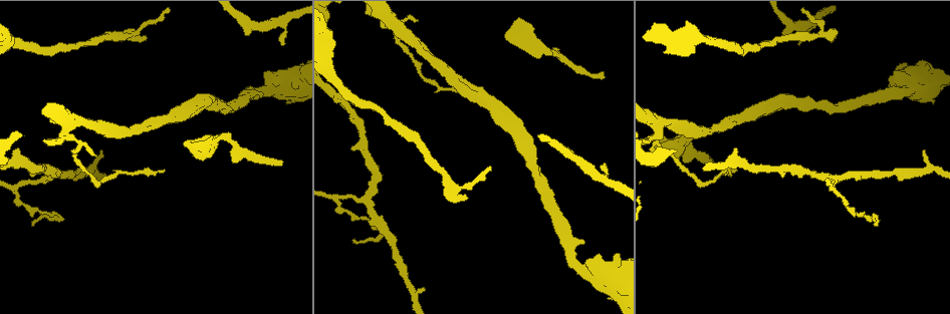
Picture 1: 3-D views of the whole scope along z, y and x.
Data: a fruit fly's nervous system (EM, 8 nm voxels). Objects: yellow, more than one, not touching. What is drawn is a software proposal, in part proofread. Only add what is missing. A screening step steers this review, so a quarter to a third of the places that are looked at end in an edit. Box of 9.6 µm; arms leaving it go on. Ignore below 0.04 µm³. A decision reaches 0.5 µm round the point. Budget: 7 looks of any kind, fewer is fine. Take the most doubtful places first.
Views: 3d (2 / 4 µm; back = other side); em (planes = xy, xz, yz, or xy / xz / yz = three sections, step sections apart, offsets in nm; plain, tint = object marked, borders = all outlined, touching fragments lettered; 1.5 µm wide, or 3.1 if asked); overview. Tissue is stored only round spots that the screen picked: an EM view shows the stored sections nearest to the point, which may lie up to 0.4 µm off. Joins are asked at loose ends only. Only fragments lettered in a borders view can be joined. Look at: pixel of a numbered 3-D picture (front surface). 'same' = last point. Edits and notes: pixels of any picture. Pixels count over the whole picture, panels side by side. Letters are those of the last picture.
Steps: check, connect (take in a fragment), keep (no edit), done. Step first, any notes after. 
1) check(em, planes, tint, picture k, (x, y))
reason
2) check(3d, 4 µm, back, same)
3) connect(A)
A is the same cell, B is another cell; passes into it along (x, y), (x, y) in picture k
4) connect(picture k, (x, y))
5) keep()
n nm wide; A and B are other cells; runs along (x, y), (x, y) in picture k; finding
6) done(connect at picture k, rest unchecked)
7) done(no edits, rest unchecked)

check(3d, 2 µm, back, picture 1, (602, 71))
long arm stops here

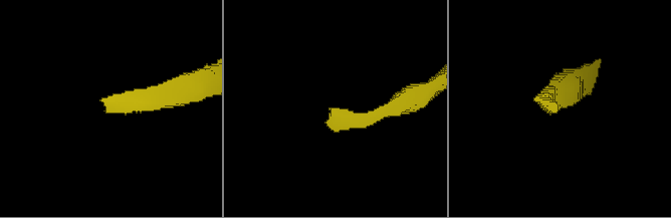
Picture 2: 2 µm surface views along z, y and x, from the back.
check(em, xy, step 8, borders, picture 2, (332, 110))

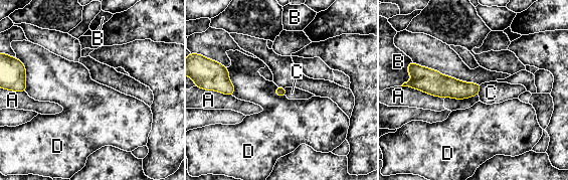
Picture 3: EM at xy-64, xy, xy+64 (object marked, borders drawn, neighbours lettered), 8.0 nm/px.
connect(C)
C is the same cell, A, B and D are other cells; passes into it along (448, 86), (480, 88), (491, 93) in picture 3; the neuron continues

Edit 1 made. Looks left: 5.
check(3d, 4 µm, picture 1, (834, 37))
thin end

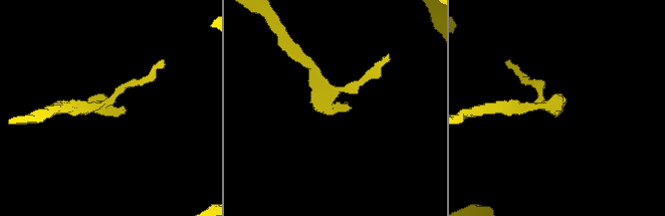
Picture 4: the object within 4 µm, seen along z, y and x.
check(em, planes, plain, picture 4, (559, 111))

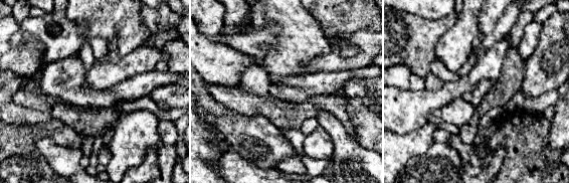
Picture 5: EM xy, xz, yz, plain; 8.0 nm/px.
check(em, planes, borders, same)
what lies round it

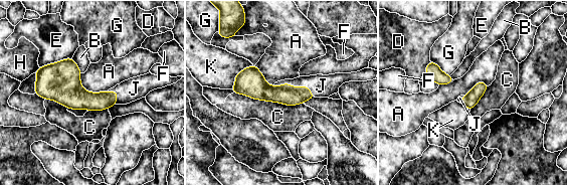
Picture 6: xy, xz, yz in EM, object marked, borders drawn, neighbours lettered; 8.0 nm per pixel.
connect(J)
110 nm wide; C touches over 550 nm; J is the same cell, A, B, C, D, E, F, G, H and K are other cells; it goes on there

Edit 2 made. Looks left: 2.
done(connect at picture 3, connect at picture 6, rest unchecked)

